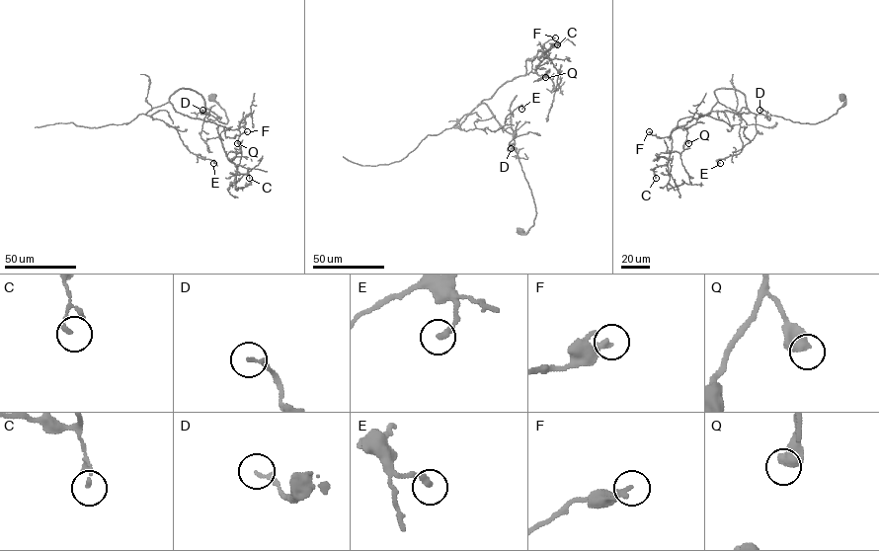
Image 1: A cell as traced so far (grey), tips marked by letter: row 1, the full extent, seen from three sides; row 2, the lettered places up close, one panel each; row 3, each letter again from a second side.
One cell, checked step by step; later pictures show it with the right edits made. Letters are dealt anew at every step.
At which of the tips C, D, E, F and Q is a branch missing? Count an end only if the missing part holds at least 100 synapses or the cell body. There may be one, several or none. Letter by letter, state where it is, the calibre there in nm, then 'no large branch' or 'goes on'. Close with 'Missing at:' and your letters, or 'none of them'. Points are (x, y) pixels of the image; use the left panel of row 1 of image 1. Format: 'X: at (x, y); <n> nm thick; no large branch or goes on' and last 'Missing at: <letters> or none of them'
C: at (249, 178); 140 nm thick; no large branch
D: at (202, 110); 160 nm thick; no large branch
E: at (213, 163); 240 nm thick; no large branch
F: at (247, 131); 280 nm thick; no large branch
Q: at (237, 143); 600 nm thick; no large branch
Missing at: none of them

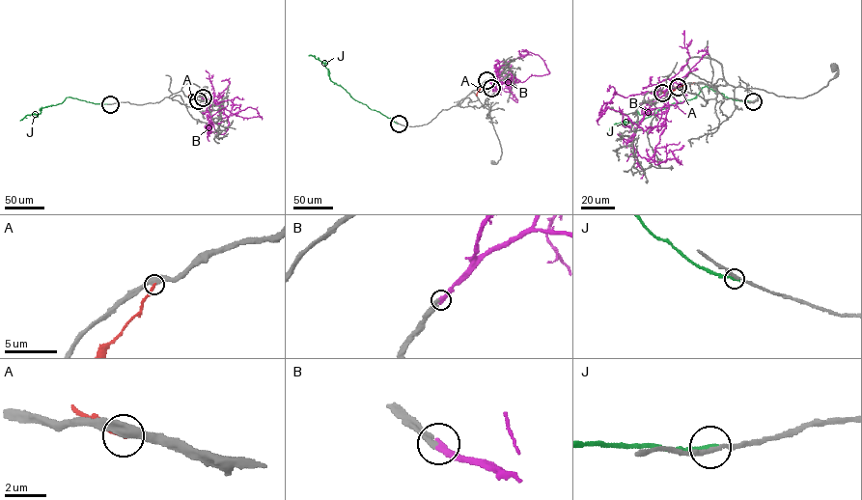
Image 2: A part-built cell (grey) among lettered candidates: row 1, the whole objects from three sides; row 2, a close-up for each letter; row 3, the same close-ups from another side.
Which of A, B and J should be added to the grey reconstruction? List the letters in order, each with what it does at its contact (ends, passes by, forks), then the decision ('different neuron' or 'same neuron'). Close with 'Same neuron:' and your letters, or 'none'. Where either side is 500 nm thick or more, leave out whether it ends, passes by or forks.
A: different neuron
B: it ends | same neuron
J: it ends | different neuron
Same neuron: B

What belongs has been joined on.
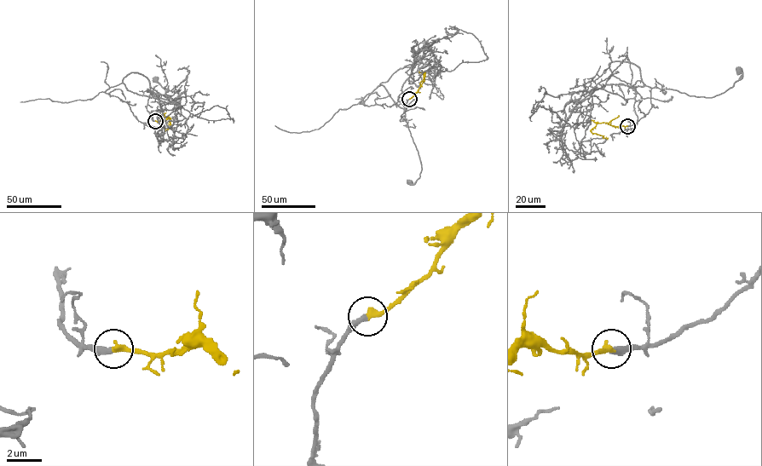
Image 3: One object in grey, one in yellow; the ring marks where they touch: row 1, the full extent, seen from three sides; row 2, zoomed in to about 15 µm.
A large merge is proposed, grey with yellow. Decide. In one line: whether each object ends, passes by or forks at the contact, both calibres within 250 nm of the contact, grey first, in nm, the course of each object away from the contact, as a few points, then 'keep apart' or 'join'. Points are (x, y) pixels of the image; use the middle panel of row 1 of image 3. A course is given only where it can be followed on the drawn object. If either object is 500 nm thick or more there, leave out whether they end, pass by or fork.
grey ends there; yellow ends there; 360 nm thick on the grey side, 360 nm on the other; grey runs (409, 99), (401, 117), (405, 117), (422, 170), (412, 184), (409, 182); yellow runs (409, 99), (424, 80), (424, 71), (419, 84); join

